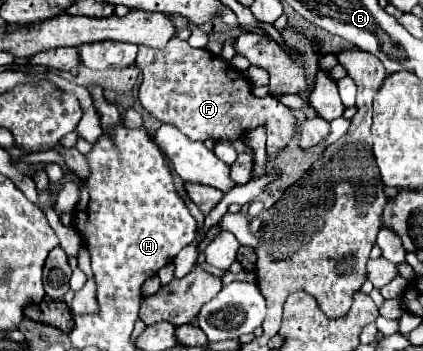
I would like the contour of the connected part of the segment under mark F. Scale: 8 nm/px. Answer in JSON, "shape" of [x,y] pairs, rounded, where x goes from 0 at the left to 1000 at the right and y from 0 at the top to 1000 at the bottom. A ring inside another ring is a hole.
{"shape":[[[407,108],[392,137],[331,137],[322,182],[331,188],[340,228],[331,245],[331,291],[336,302],[369,330],[374,342],[416,359],[430,382],[440,382],[449,399],[487,399],[492,387],[501,387],[506,399],[548,399],[563,433],[591,433],[577,410],[577,376],[605,359],[629,359],[634,370],[634,444],[652,444],[652,433],[662,433],[686,393],[700,376],[700,336],[690,330],[686,308],[676,308],[671,296],[662,296],[648,274],[624,274],[624,279],[605,279],[591,262],[591,239],[582,234],[577,211],[553,199],[539,177],[530,177],[520,160],[468,137],[454,137],[444,120],[426,114],[426,108]]]}

